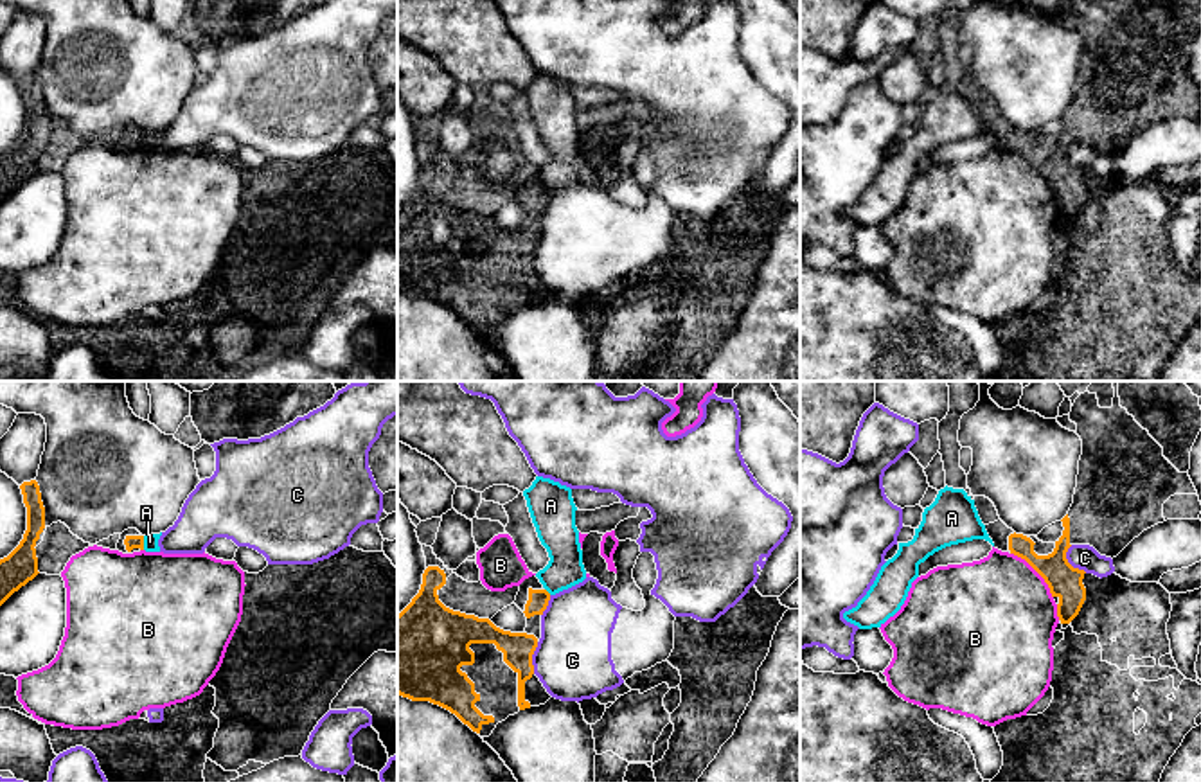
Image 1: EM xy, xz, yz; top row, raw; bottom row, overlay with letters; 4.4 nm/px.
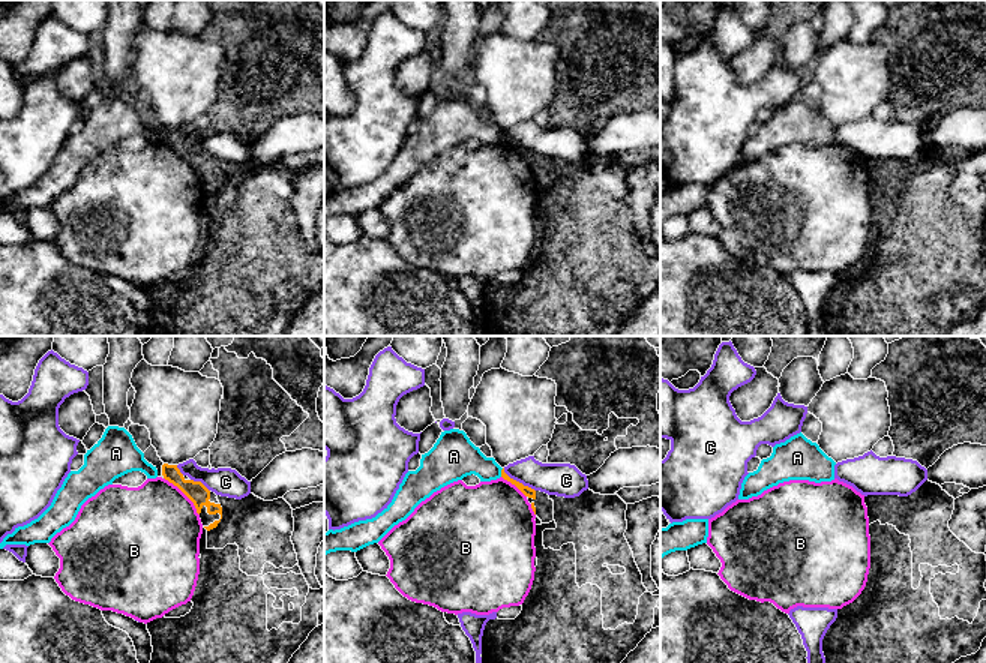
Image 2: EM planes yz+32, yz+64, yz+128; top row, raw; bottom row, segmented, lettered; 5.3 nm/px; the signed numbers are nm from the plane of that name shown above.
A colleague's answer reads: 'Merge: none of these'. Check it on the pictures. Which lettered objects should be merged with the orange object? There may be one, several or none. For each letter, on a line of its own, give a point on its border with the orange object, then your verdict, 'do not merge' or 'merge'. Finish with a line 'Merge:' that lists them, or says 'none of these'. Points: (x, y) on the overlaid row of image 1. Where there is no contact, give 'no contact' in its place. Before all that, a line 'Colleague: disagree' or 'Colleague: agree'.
Colleague: agree
A: xy (142, 543) | do not merge
B: yz (1036, 570) | do not merge
C: yz (1068, 563) | do not merge
Merge: none of these

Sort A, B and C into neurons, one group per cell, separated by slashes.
A / B / C

